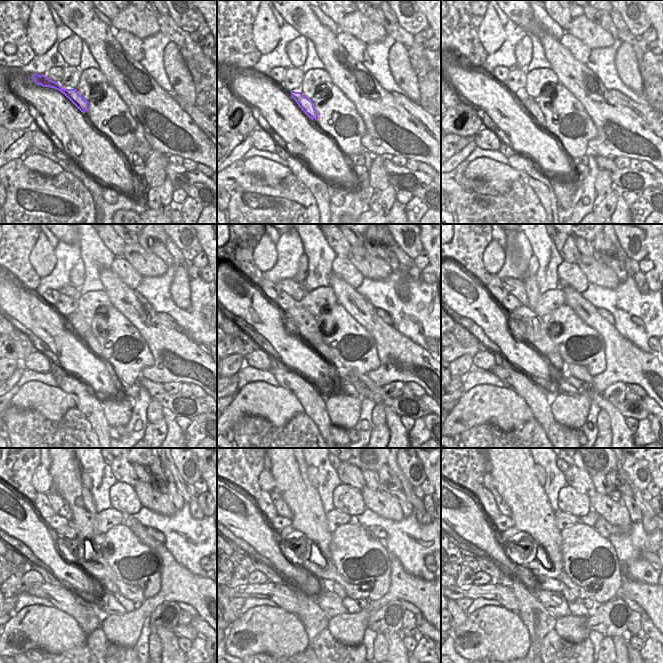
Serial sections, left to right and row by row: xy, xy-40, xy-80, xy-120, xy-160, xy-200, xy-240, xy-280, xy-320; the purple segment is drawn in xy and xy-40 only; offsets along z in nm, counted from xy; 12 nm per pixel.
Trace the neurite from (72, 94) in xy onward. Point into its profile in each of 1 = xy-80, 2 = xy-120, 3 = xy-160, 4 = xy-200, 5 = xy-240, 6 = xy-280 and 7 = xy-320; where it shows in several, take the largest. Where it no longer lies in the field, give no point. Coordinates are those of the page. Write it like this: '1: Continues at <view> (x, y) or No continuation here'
1: Continues at xy-80 (529, 104)
2: Continues at xy-120 (91, 341)
3: Continues at xy-160 (322, 349)
4: Continues at xy-200 (555, 359)
5: Continues at xy-240 (108, 586)
6: Continues at xy-280 (336, 588)
7: Continues at xy-320 (570, 596).

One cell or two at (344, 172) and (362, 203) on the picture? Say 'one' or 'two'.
two

